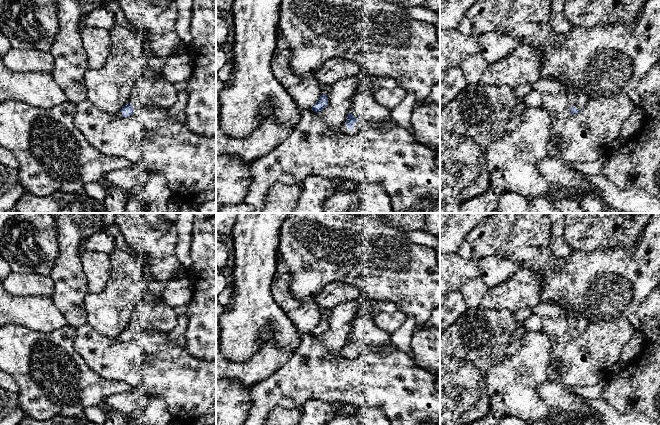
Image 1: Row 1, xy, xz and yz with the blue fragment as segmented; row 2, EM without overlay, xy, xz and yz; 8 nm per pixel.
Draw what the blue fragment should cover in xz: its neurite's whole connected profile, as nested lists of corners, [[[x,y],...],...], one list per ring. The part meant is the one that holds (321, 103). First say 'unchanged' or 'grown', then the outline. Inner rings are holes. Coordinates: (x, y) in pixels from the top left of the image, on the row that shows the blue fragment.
unchanged | [[[321,95],[320,98],[316,101],[316,103],[312,106],[312,111],[319,113],[327,106],[327,103],[327,95]]]

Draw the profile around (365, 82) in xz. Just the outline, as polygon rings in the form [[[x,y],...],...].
[[[361,68],[358,74],[356,75],[356,78],[358,80],[359,90],[374,89],[375,85],[372,76],[365,69]]]

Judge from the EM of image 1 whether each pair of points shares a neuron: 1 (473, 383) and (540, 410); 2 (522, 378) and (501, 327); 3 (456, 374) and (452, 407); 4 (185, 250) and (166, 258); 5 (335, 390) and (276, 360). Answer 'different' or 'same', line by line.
1: different
2: different
3: same
4: different
5: different

